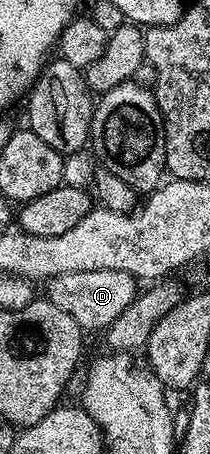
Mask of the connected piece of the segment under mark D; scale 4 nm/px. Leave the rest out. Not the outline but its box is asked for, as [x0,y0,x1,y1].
[44,269,136,331]

